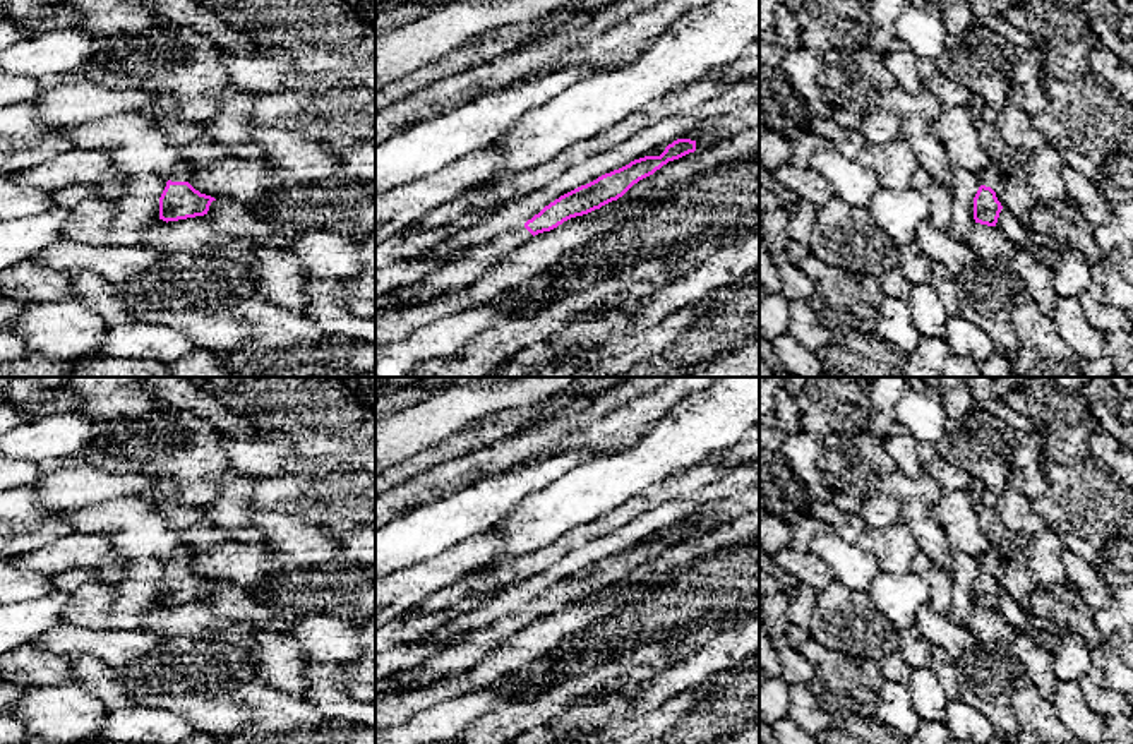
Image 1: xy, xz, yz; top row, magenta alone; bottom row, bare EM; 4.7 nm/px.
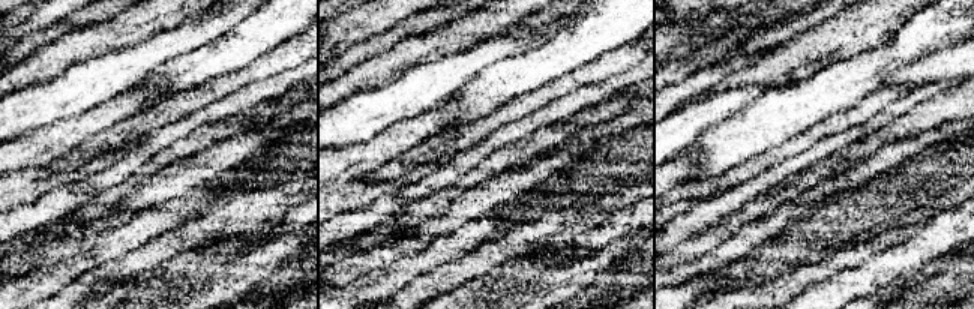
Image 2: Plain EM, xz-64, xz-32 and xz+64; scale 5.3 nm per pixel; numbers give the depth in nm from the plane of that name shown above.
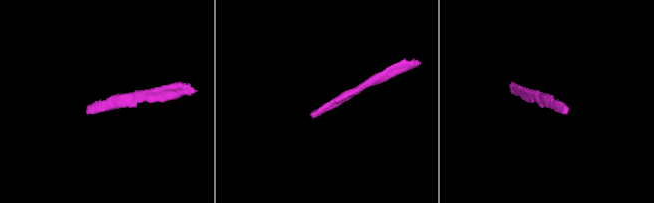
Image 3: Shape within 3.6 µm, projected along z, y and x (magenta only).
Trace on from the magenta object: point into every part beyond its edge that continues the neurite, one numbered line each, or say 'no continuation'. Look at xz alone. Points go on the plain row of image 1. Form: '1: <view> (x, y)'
1: xz (472, 647)

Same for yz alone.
1: yz (991, 561)

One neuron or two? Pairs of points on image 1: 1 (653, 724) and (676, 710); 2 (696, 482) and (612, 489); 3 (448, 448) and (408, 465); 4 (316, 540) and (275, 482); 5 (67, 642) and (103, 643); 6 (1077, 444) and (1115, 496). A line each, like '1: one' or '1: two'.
1: one
2: two
3: one
4: two
5: one
6: two

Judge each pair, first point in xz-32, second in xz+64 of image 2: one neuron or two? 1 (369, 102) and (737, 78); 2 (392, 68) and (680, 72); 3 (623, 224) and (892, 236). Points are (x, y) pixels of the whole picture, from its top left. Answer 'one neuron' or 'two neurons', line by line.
1: two neurons
2: two neurons
3: two neurons

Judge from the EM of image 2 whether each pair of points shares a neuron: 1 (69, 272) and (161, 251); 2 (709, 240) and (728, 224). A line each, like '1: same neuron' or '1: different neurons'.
1: different neurons
2: same neuron

